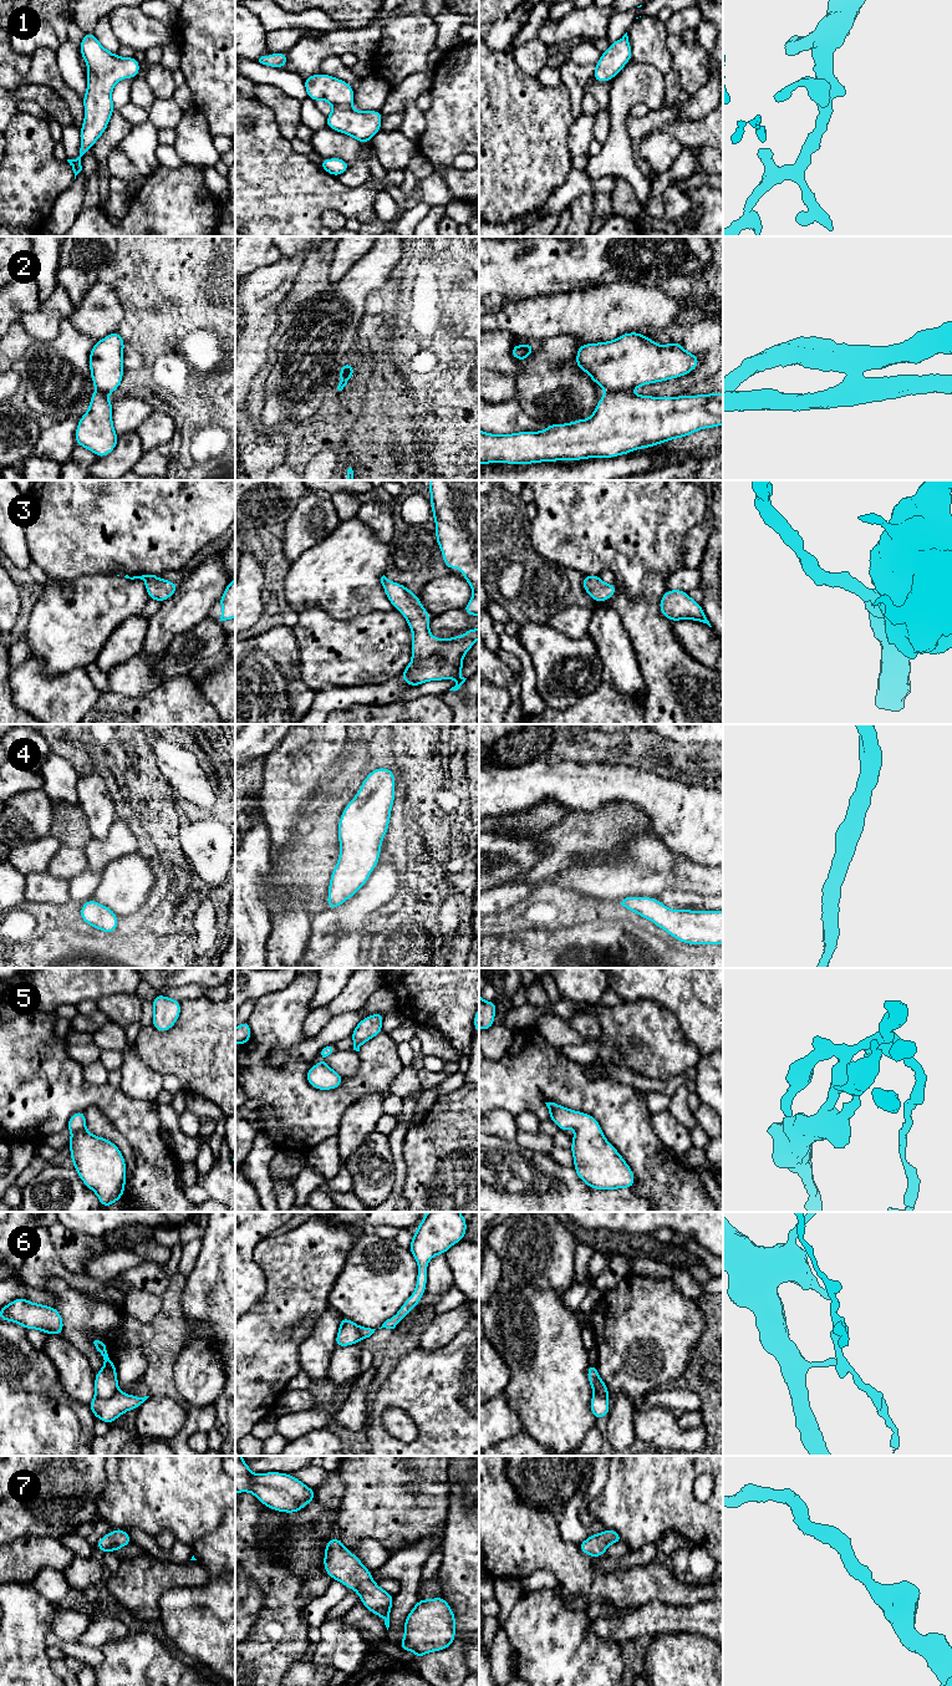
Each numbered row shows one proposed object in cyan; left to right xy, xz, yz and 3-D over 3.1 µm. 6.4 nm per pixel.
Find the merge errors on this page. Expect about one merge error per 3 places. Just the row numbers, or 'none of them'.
2, 6

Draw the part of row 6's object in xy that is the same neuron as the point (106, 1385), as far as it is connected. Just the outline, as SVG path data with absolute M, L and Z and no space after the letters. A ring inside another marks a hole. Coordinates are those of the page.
M95 1340L93 1344L105 1359L103 1367L95 1376L95 1395L101 1399L111 1399L118 1391L117 1370L108 1356L106 1345L100 1340Z

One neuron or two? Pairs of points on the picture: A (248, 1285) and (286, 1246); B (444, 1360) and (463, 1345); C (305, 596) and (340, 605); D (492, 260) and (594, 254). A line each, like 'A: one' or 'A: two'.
A: two
B: one
C: one
D: one

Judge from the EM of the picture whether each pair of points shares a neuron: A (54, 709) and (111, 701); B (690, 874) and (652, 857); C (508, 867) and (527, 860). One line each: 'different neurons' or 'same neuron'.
A: different neurons
B: same neuron
C: same neuron

